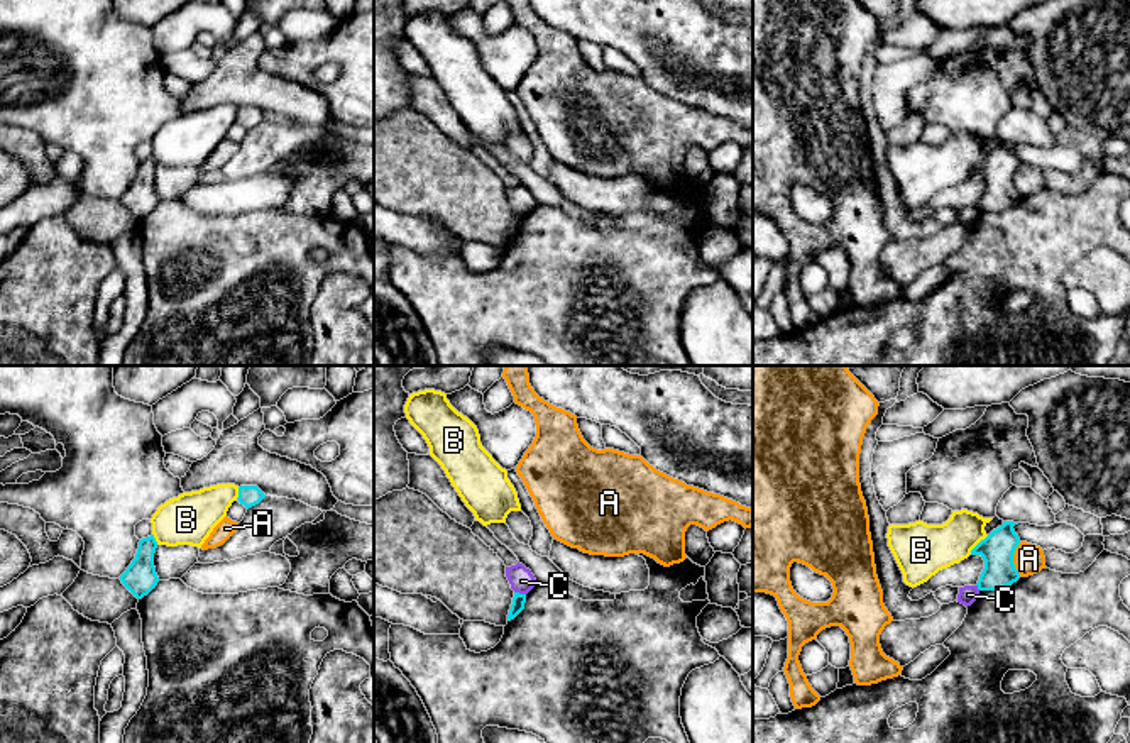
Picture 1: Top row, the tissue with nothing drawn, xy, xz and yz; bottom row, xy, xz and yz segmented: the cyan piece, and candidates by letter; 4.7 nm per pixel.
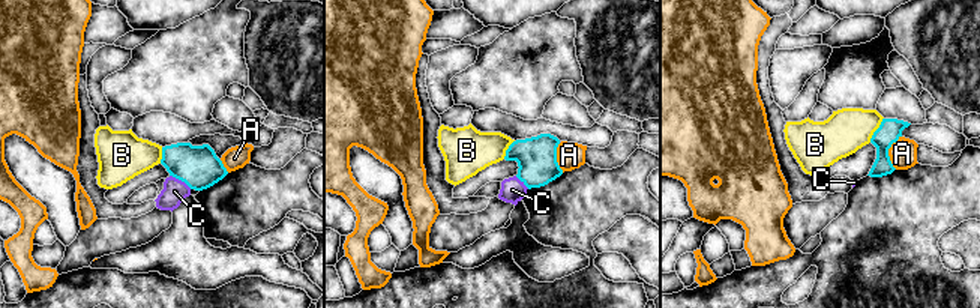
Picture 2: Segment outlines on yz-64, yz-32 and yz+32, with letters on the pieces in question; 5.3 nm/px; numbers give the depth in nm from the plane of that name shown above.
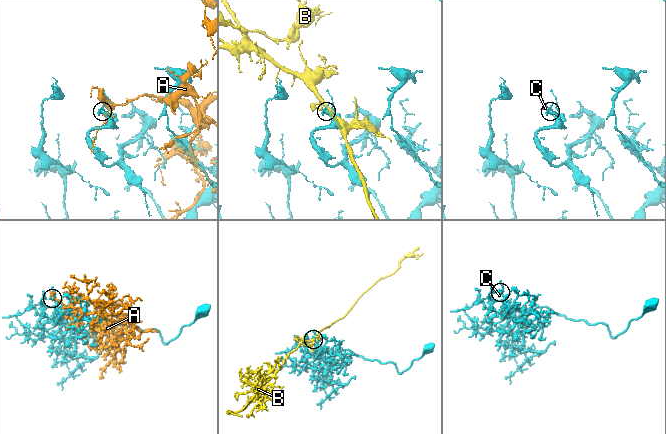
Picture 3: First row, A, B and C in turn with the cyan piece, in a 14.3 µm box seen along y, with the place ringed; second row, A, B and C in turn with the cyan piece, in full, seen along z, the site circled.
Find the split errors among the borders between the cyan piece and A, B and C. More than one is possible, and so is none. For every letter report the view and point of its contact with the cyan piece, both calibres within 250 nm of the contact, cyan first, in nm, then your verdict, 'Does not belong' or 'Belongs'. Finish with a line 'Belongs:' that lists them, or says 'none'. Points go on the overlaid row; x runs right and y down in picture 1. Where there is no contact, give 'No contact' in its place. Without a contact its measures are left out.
A: Touches cyan at yz (1012, 559). Thickness 160 nm (cyan) against 150 nm. Does not belong
B: Touches cyan at yz (978, 544). Thickness 160 nm (cyan) against 240 nm. Does not belong
C: Touches cyan at xz (518, 593). Thickness 60 nm (cyan) against 120 nm. Does not belong
Belongs: none

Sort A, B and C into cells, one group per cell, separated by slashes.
A / B / C

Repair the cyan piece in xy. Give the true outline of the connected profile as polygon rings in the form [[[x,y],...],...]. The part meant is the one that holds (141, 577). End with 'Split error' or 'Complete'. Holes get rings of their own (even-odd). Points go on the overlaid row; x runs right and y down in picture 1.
[[[154,535],[142,538],[139,542],[135,559],[127,567],[127,570],[120,575],[122,584],[137,599],[142,599],[144,596],[147,596],[159,582],[159,577],[154,567],[156,548],[157,548],[157,542]]]. Complete

